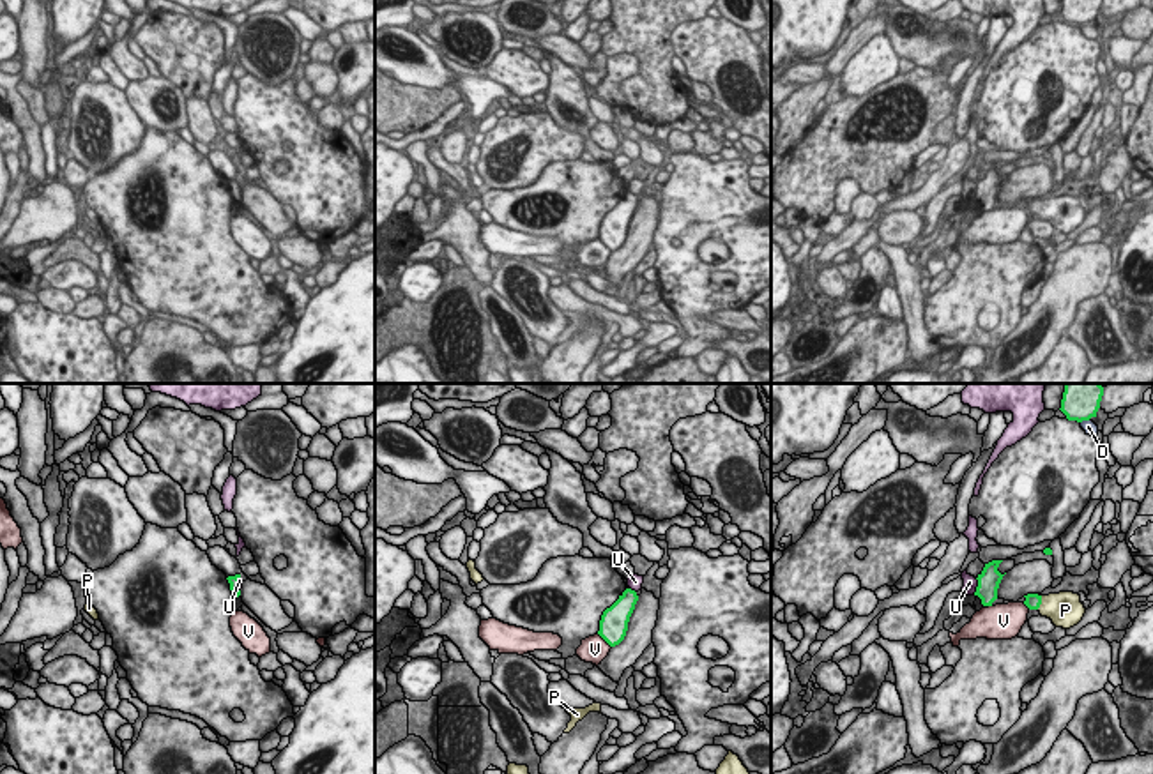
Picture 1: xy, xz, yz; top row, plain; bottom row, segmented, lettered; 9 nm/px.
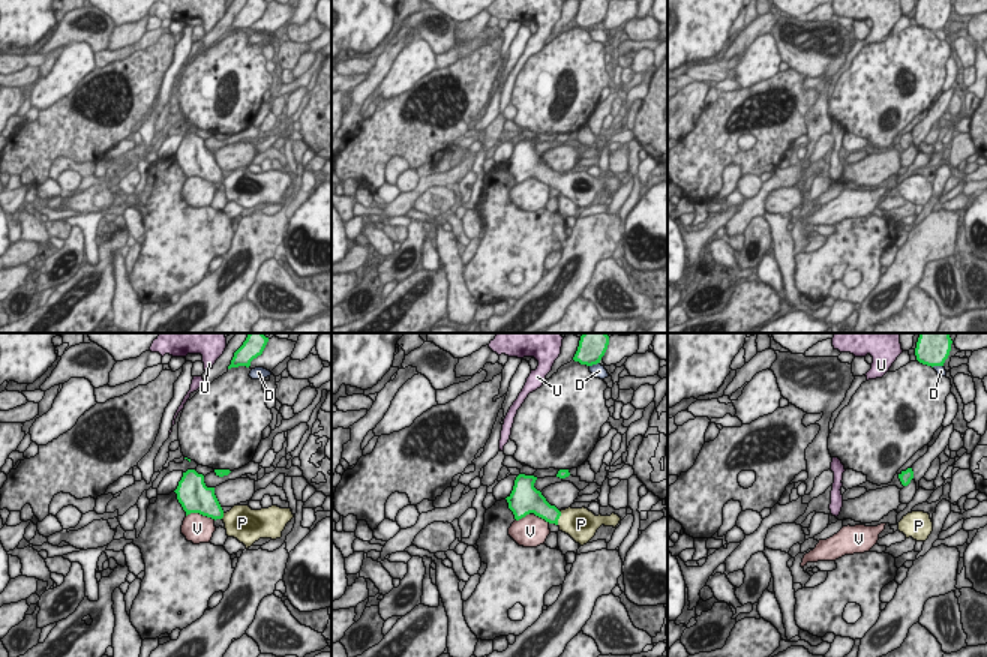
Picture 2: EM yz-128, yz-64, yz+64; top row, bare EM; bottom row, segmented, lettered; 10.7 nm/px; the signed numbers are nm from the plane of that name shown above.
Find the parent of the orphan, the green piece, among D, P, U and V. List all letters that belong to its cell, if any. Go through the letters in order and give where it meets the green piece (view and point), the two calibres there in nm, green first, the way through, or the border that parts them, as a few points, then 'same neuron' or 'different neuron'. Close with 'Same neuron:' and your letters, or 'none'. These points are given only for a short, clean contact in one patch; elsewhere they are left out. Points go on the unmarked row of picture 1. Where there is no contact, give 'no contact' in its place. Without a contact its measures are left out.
D: yz (1084, 23) | 240/120 nm | different neuron
P: yz (1040, 207) | 140/320 nm | across yz (1033, 205), (1040, 207), (1065, 214) | same neuron
U: yz (978, 189) | 200/130 nm | along yz (977, 182), (973, 197) | different neuron
V: xz (603, 242) | 260/240 nm | different neuron
Same neuron: P

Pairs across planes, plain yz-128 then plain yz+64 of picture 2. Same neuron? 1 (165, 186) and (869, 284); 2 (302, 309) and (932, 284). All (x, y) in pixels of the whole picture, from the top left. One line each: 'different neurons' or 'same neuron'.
1: same neuron
2: same neuron

